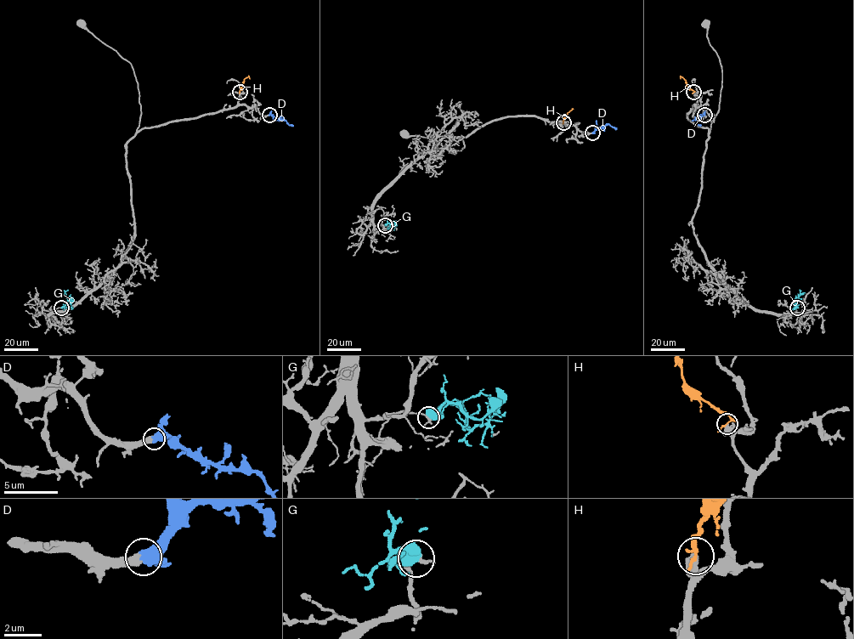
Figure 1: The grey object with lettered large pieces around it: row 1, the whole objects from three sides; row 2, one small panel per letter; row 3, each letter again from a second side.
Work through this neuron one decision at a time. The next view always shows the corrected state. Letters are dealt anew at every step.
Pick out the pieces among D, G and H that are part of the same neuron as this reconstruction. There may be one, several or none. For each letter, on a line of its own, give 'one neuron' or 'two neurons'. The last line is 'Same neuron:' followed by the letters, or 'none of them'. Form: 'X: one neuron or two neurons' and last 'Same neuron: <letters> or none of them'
D: one neuron
G: two neurons
H: two neurons
Same neuron: D

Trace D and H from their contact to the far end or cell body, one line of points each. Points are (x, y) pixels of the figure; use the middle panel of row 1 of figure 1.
D: (592, 132), (608, 124), (616, 129)
H: (563, 122), (565, 115), (574, 109)

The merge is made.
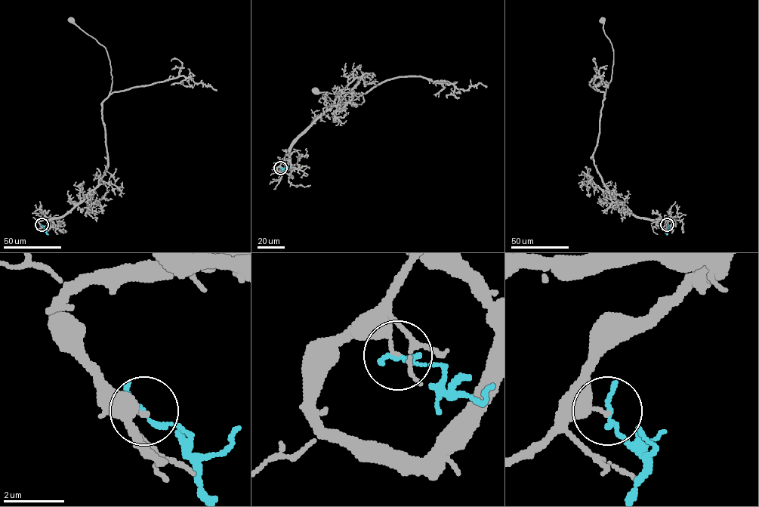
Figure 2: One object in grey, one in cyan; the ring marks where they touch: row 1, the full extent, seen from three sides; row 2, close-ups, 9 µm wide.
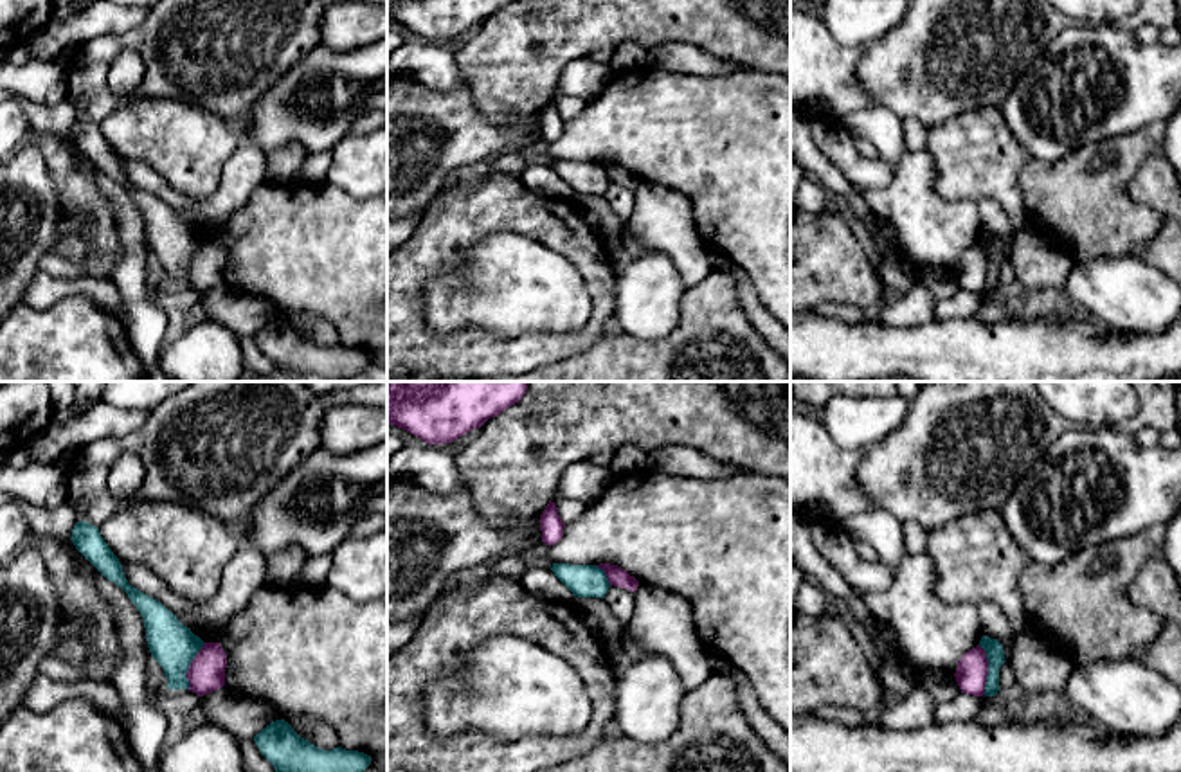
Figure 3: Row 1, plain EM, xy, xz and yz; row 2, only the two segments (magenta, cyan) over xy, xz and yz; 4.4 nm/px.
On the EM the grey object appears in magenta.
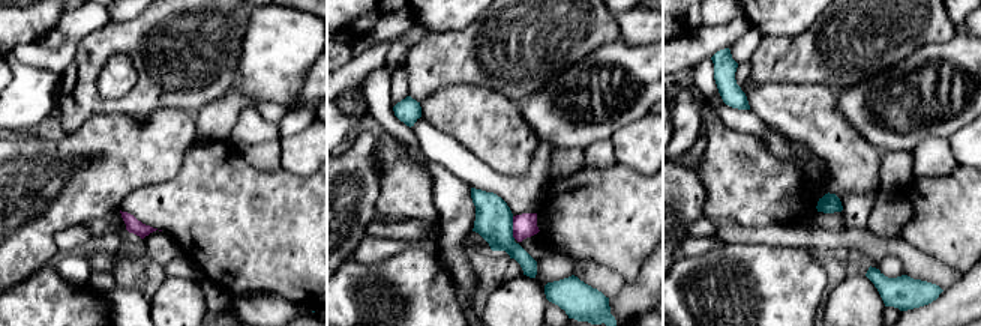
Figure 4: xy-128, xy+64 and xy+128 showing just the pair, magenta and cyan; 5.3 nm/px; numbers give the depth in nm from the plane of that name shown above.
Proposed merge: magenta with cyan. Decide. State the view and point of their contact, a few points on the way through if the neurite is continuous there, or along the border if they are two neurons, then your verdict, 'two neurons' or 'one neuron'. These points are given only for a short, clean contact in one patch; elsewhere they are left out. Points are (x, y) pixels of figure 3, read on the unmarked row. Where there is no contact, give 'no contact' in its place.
meets magenta in yz at (987, 267); border along yz (978, 242), (985, 249), (987, 258), (985, 290); two neurons

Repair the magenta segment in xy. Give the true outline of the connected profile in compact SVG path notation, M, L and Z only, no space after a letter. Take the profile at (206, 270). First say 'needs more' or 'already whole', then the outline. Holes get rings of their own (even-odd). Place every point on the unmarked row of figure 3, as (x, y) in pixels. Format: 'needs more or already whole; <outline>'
already whole; M205 239L193 256L185 274L189 288L198 293L212 290L225 283L227 252L220 239Z

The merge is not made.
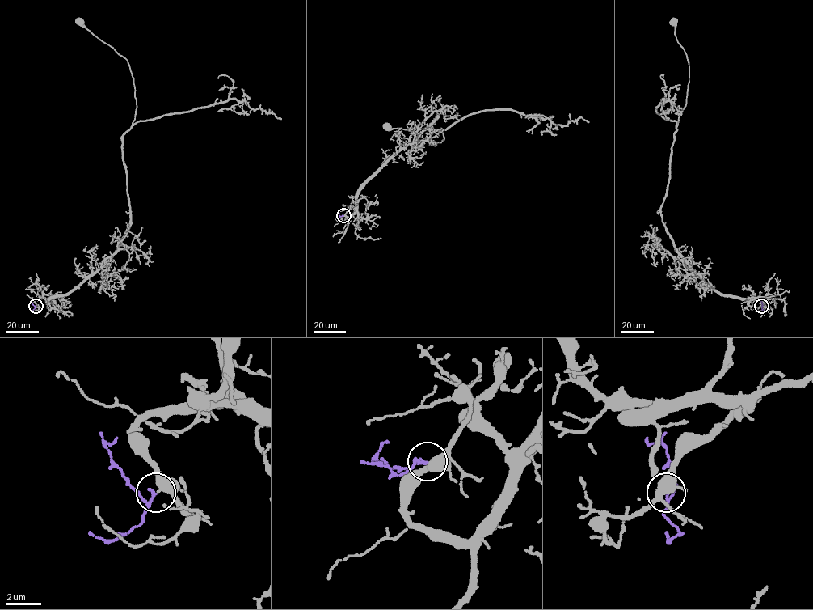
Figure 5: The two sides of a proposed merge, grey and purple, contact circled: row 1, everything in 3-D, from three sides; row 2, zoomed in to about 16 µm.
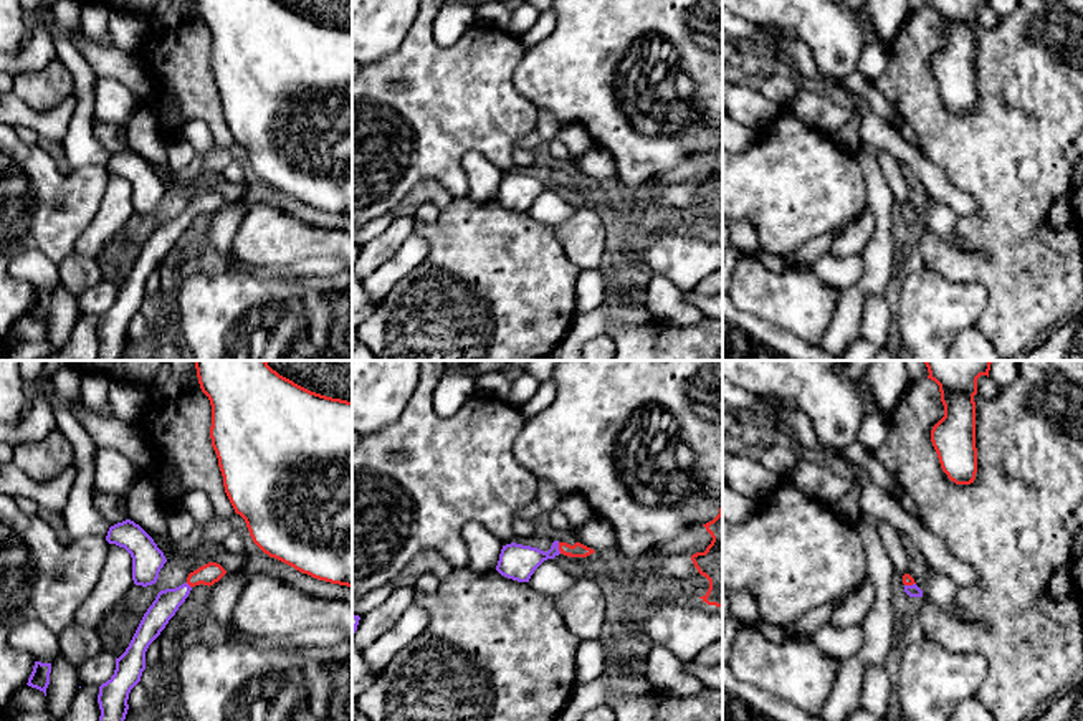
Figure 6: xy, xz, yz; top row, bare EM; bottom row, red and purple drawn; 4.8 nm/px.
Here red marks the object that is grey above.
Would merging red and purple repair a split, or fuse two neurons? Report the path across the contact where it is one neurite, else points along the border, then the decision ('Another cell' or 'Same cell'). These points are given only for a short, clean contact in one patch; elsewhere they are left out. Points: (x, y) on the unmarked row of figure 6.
Path across: xz (577, 179), (559, 177), (546, 186), (516, 190). Same cell

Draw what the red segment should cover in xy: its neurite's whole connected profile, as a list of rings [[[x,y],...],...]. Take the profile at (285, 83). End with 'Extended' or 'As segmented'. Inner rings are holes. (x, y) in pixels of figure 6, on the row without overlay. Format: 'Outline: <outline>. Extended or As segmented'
Outline: [[[197,0],[212,35],[212,76],[225,122],[270,187],[352,217],[352,31],[311,21],[276,0]]]. As segmented

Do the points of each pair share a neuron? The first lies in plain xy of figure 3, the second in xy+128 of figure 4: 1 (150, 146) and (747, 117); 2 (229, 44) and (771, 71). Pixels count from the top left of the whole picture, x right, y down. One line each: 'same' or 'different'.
1: different
2: same

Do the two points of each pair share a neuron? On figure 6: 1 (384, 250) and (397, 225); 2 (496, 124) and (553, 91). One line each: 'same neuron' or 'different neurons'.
1: same neuron
2: different neurons

